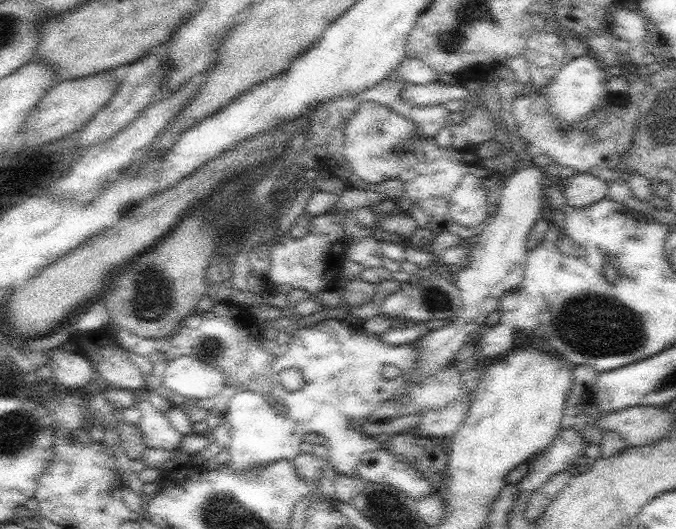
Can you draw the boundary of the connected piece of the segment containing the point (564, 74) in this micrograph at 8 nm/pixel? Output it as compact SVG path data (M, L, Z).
M589 55L574 57L566 66L563 66L552 82L546 87L549 102L549 113L561 120L561 127L567 129L578 121L591 117L598 109L607 105L607 100L612 93L608 91L606 83L612 71L604 69L599 64L599 59Z

